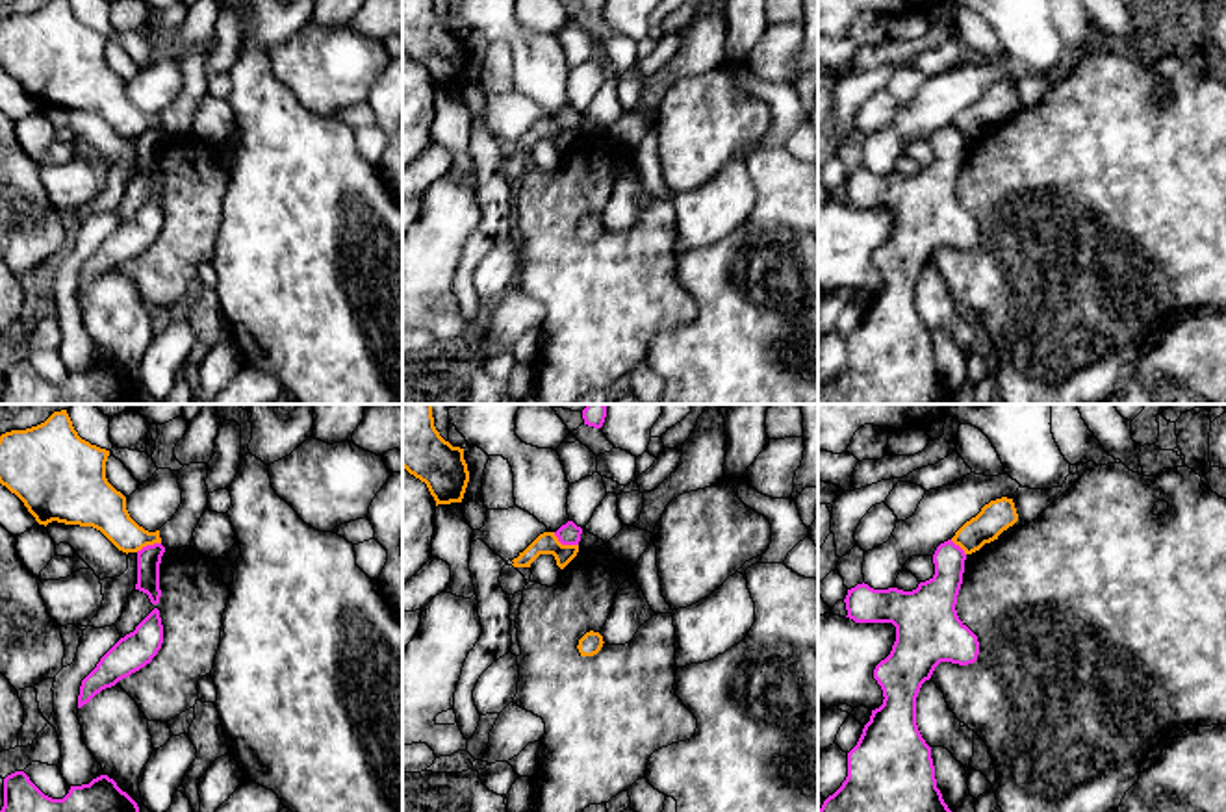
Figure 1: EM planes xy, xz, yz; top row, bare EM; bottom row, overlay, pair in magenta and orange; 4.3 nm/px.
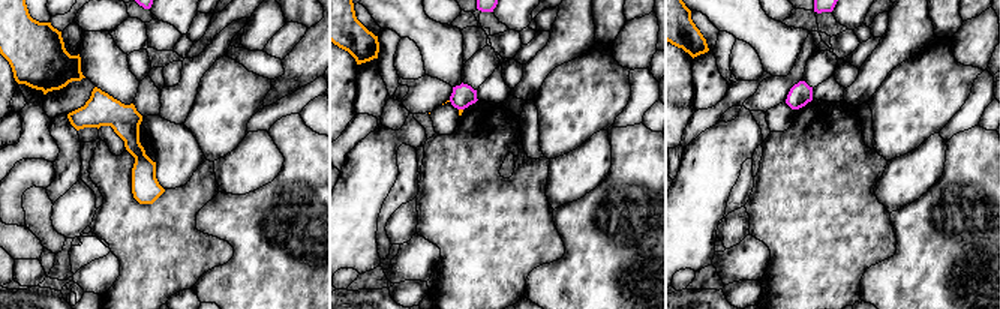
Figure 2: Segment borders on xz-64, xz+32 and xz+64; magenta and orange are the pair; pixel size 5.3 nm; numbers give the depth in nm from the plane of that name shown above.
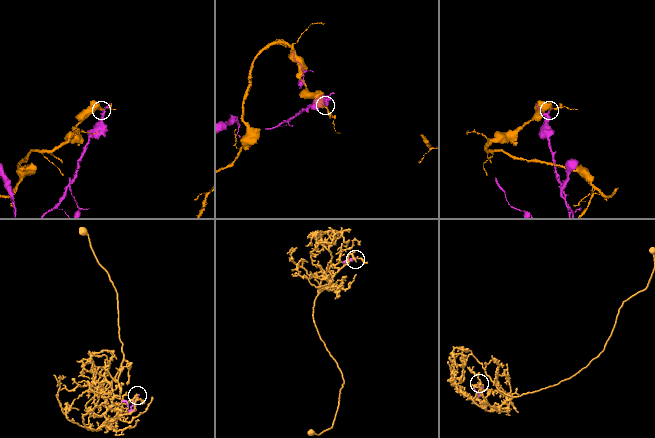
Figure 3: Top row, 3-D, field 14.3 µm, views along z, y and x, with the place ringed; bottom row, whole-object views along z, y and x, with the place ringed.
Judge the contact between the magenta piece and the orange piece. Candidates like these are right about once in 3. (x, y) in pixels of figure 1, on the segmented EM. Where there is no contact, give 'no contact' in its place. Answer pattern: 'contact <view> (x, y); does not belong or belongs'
contact xz (564, 544); does not belong

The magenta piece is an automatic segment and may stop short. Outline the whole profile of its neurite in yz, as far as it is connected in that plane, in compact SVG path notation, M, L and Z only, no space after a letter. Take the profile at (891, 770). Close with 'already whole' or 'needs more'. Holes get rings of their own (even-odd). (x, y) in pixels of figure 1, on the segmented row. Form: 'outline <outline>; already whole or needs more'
outline M948 539L933 554L935 575L916 590L874 590L864 582L848 590L846 617L855 623L892 623L896 641L890 654L874 669L874 679L883 690L883 704L872 710L857 745L848 753L846 780L824 801L820 812L951 812L937 788L931 747L916 725L916 697L940 662L968 666L977 660L977 636L955 610L964 560L964 551Z; already whole

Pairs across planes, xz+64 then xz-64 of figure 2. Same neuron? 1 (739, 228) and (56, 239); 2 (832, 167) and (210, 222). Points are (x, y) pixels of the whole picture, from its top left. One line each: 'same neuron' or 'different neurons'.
1: different neurons
2: different neurons

